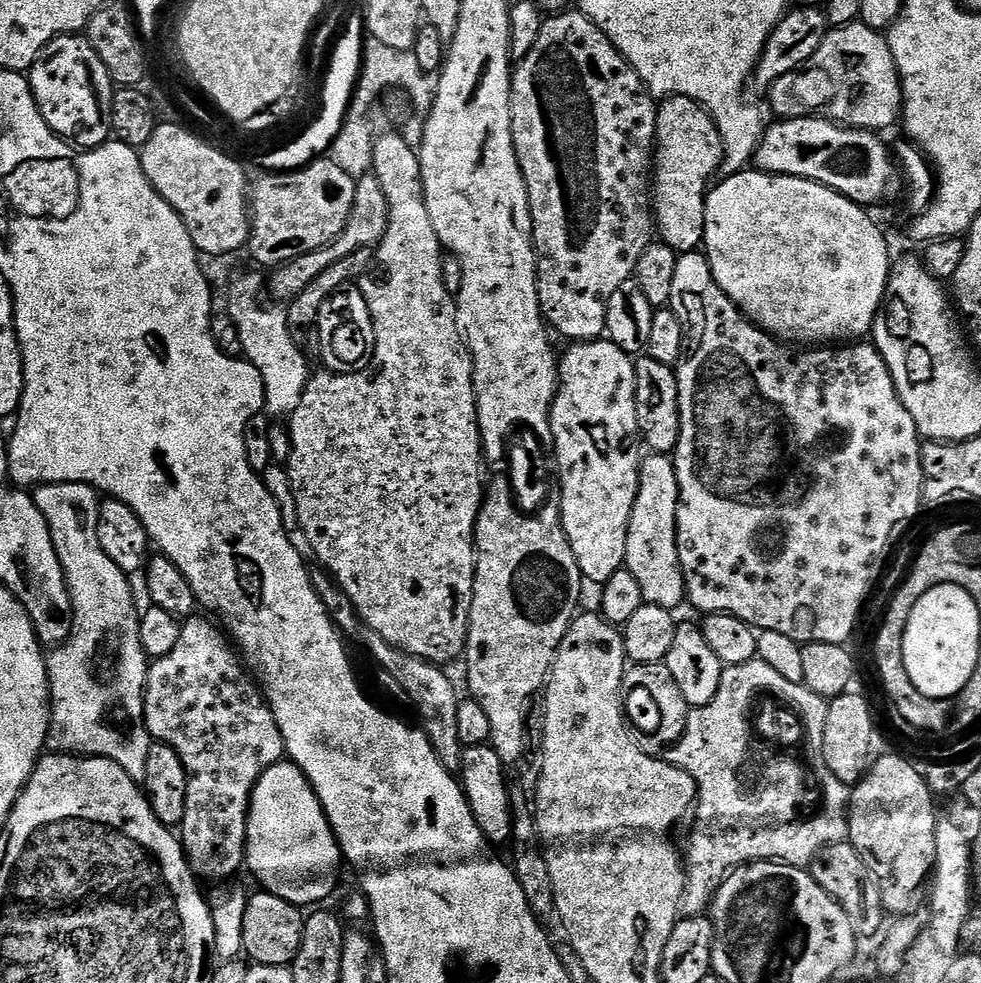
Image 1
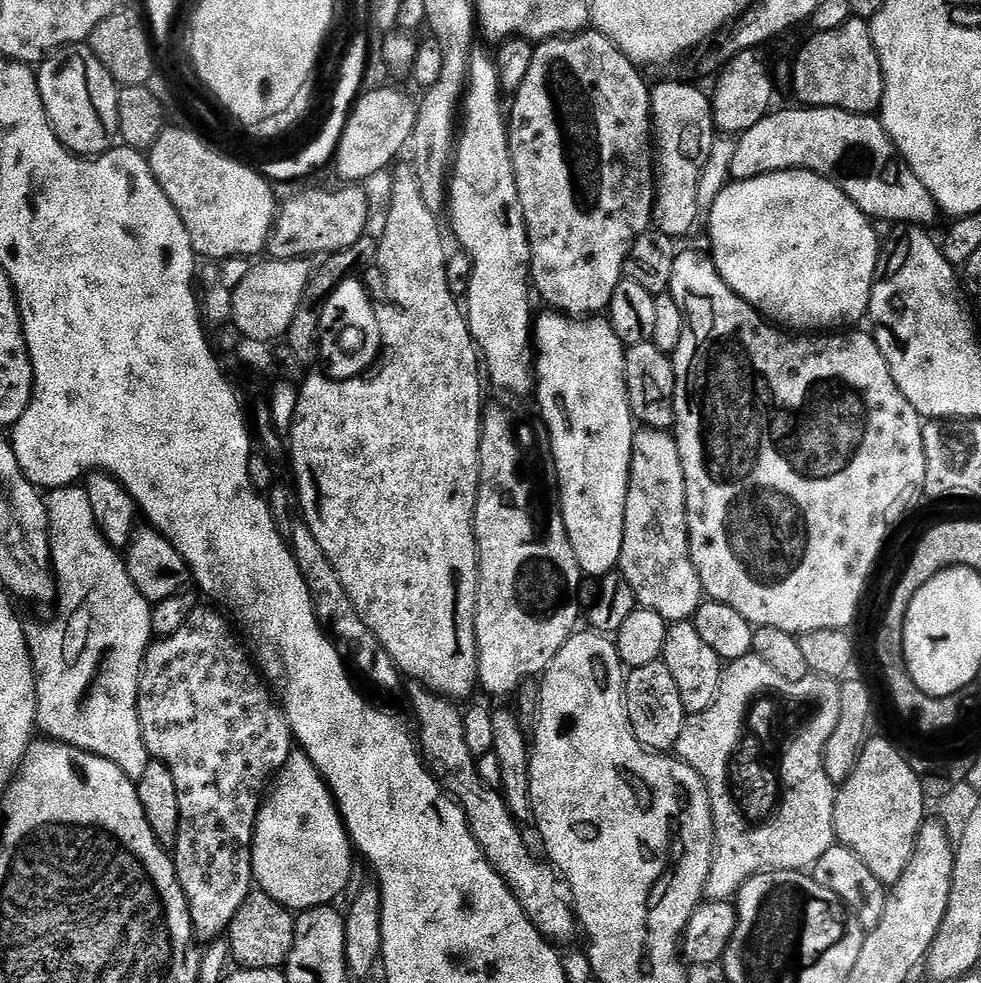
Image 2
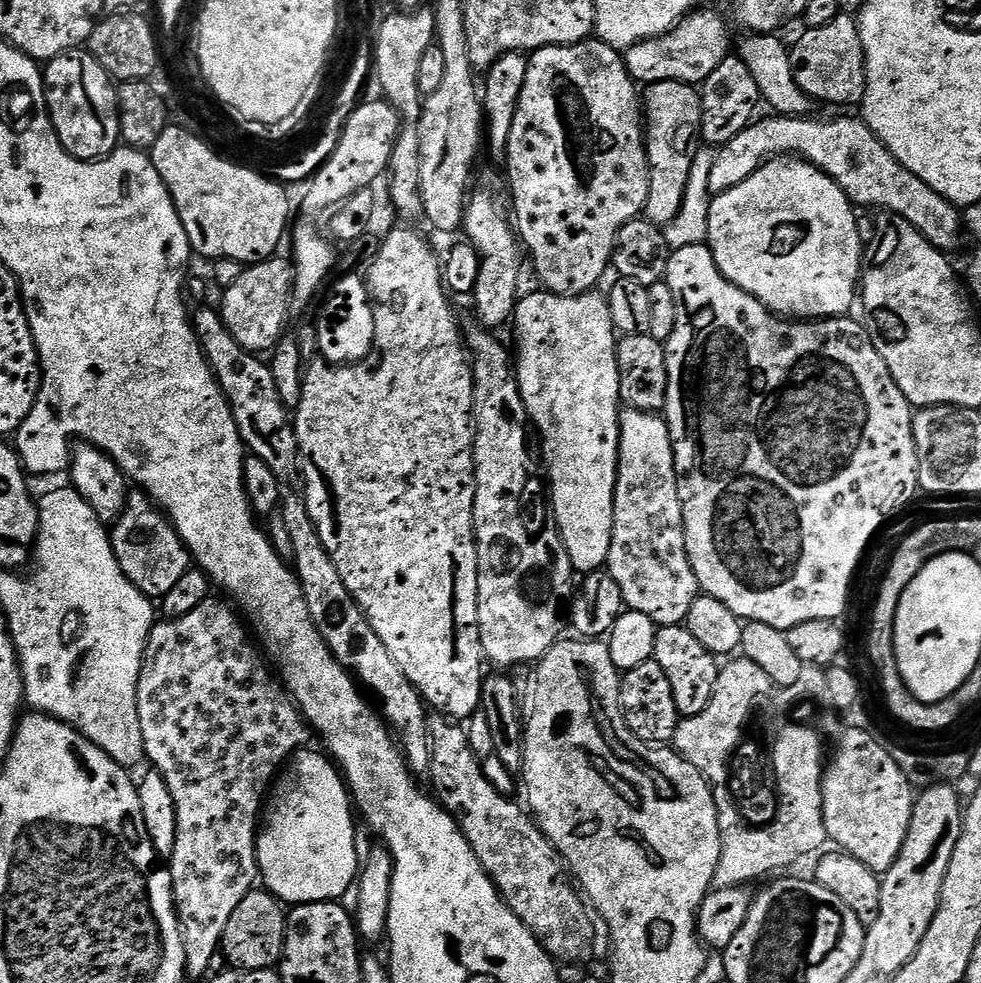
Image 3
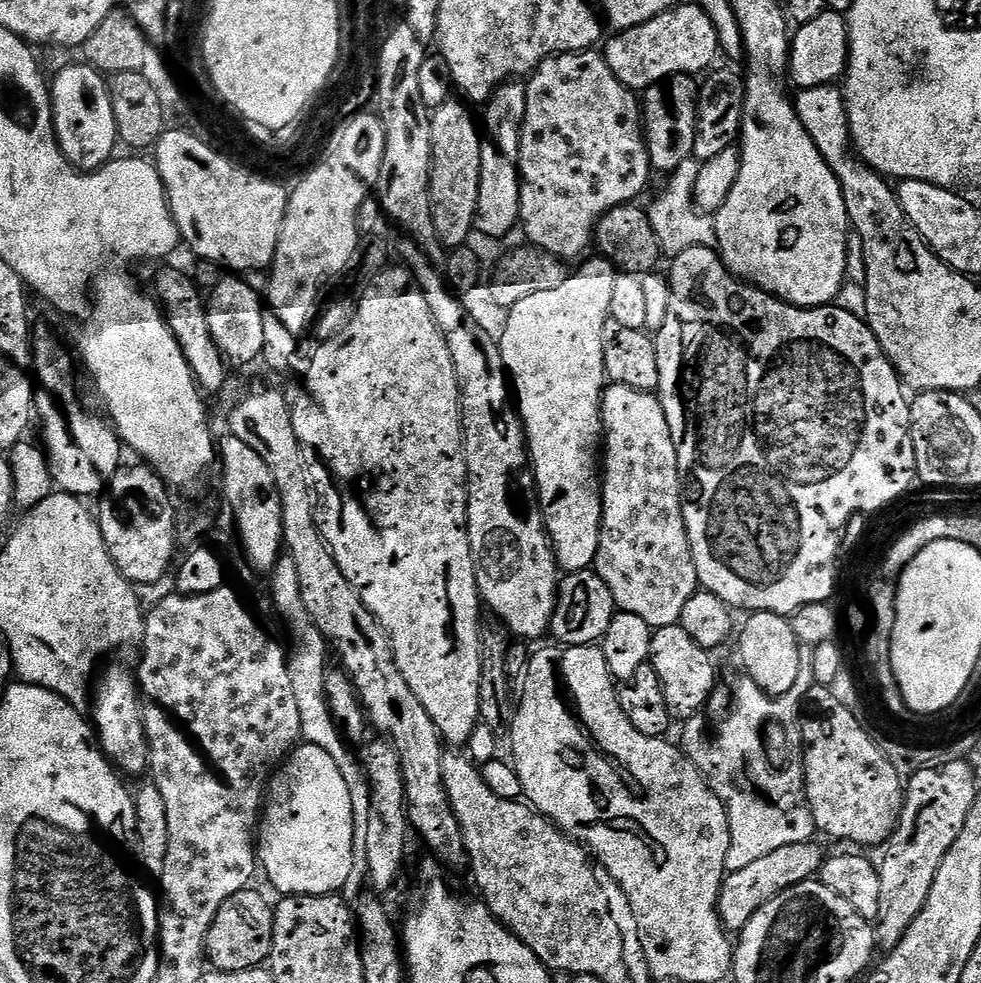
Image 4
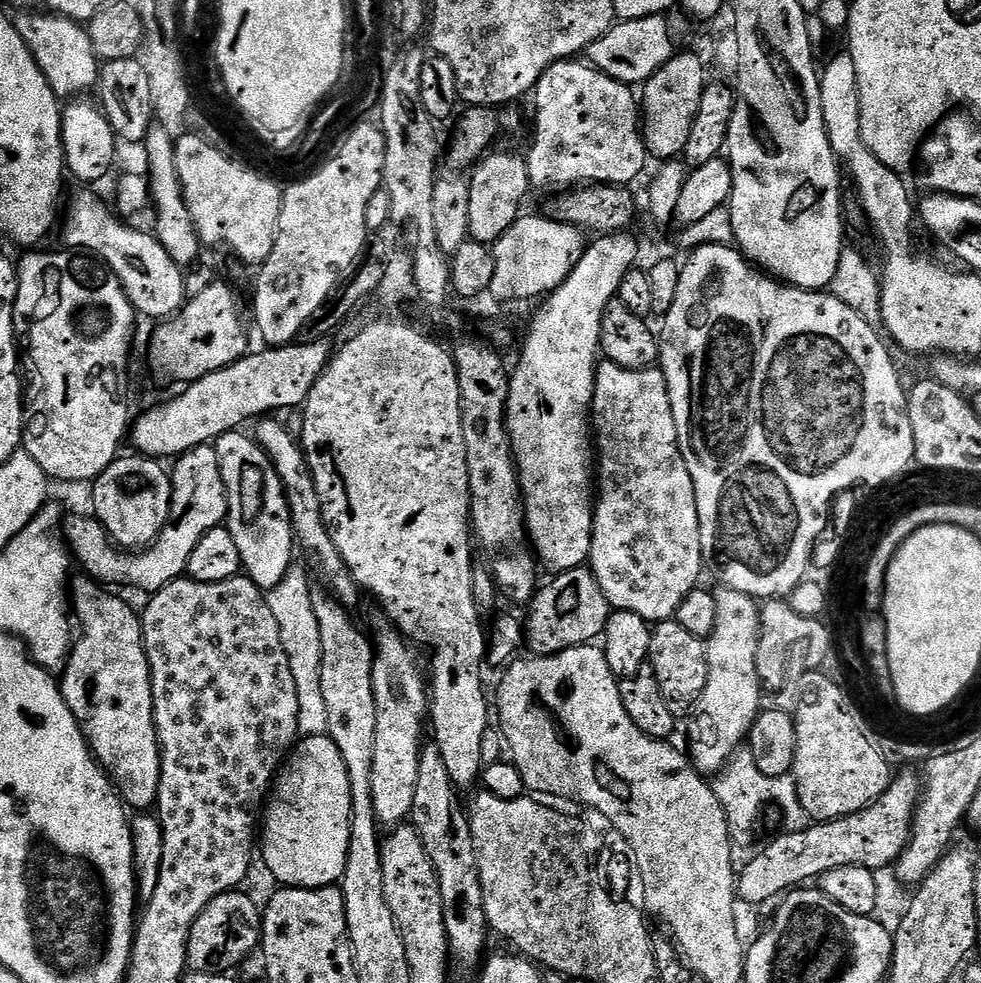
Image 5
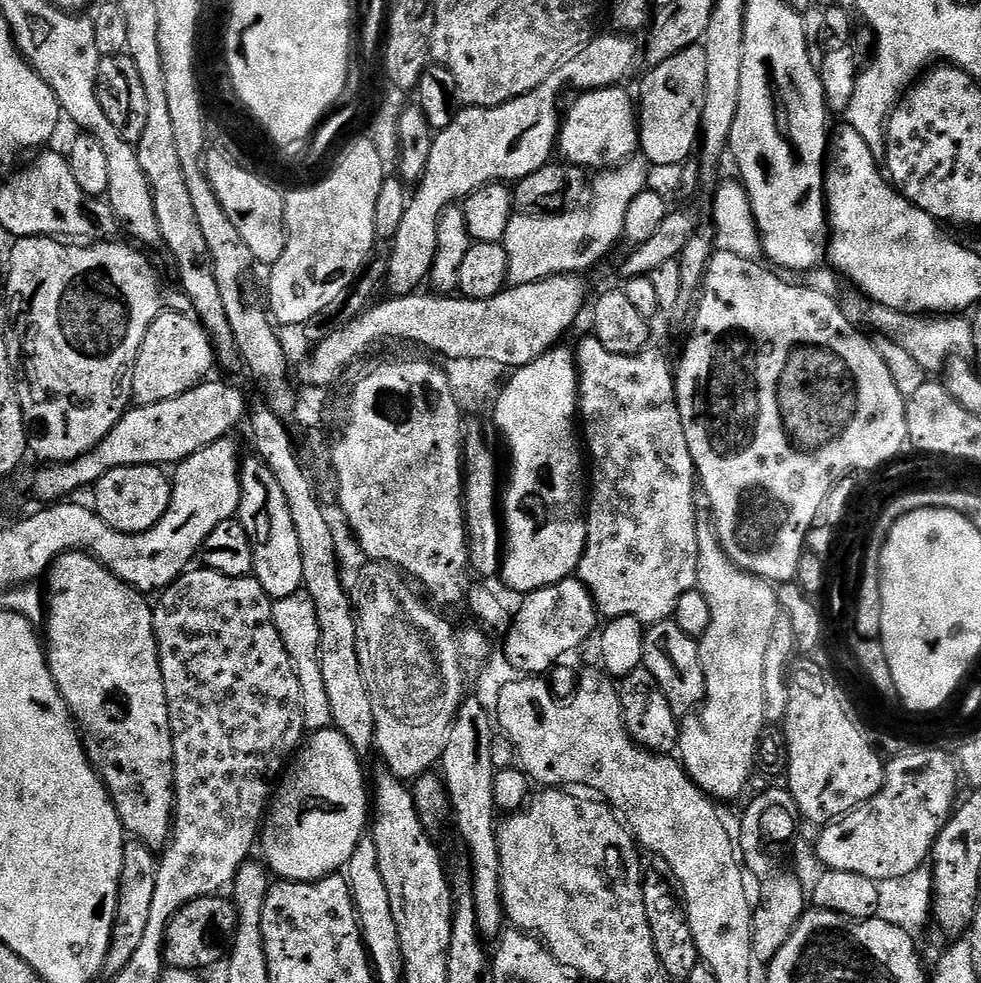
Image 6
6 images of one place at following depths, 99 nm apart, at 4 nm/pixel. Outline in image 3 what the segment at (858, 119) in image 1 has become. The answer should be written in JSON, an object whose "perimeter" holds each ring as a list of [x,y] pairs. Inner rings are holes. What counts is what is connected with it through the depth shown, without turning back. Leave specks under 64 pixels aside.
{"perimeter":[[[839,14],[828,25],[802,32],[800,41],[790,48],[792,73],[801,90],[818,102],[859,105],[864,98],[866,70],[857,17]]]}

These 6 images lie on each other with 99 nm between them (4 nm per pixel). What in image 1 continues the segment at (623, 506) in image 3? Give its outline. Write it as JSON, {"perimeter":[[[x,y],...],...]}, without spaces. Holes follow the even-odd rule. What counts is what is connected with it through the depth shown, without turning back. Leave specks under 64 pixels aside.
{"perimeter":[[[648,454],[640,462],[640,485],[628,523],[624,562],[630,574],[642,586],[646,604],[662,606],[669,610],[686,600],[684,571],[678,558],[676,519],[680,505],[680,487],[673,457],[668,454]]]}

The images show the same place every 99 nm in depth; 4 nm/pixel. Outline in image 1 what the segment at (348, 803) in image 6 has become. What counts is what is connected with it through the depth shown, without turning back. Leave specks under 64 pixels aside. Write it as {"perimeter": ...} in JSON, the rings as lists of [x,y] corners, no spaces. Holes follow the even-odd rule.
{"perimeter":[[[281,762],[267,768],[258,778],[256,787],[252,789],[252,799],[248,801],[246,868],[260,879],[259,887],[297,906],[320,906],[336,888],[336,871],[340,864],[342,865],[340,843],[332,833],[324,807],[320,805],[315,790],[302,770],[291,762]]]}

